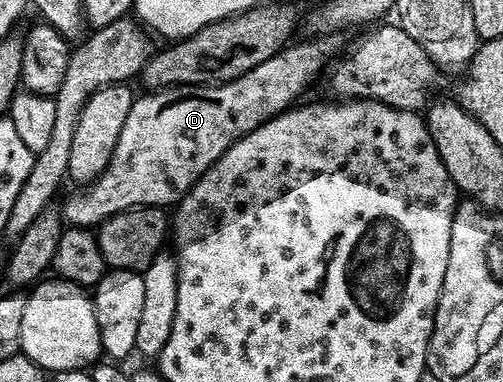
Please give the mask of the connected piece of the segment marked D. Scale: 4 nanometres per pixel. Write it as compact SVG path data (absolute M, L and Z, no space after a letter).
M315 35L310 38L312 41L288 44L277 55L265 59L265 63L257 63L253 71L245 71L245 75L220 85L177 85L148 92L148 97L136 96L133 107L129 107L129 119L125 119L125 127L121 127L121 139L117 139L117 147L113 151L113 159L109 159L109 167L96 181L92 181L82 191L75 191L79 193L73 194L64 203L63 209L61 208L64 222L71 227L98 227L114 213L126 209L168 207L167 205L174 206L182 201L195 180L213 162L221 159L221 155L225 155L233 142L261 127L261 123L292 108L302 98L299 96L314 83L315 76L323 68L324 72L340 52L339 41L335 37L338 36Z

